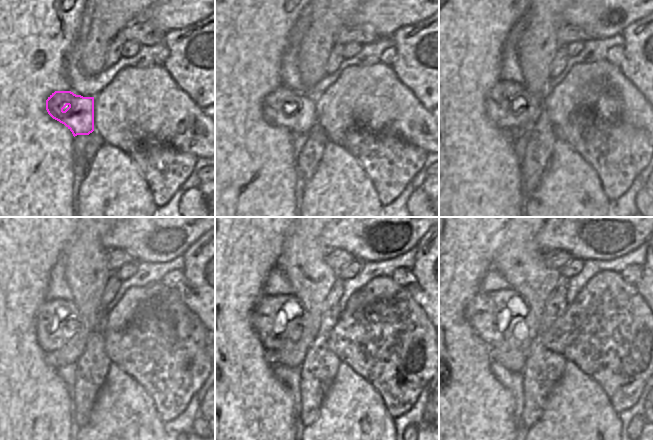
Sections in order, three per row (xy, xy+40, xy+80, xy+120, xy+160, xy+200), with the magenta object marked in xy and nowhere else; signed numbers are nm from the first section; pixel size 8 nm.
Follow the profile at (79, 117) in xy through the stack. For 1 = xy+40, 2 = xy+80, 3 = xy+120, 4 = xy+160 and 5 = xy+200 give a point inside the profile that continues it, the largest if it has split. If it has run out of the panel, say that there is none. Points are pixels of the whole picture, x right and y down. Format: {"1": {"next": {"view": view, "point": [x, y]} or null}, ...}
{"1": {"next": {"view": "xy+40", "point": [275, 105]}}, "2": {"next": {"view": "xy+80", "point": [497, 100]}}, "3": {"next": {"view": "xy+120", "point": [52, 312]}}, "4": {"next": {"view": "xy+160", "point": [270, 315]}}, "5": {"next": {"view": "xy+200", "point": [489, 313]}}}

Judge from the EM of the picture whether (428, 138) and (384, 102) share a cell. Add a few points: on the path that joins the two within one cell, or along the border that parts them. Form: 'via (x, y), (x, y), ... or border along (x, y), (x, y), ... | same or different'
via (417, 129), (395, 109) | same

